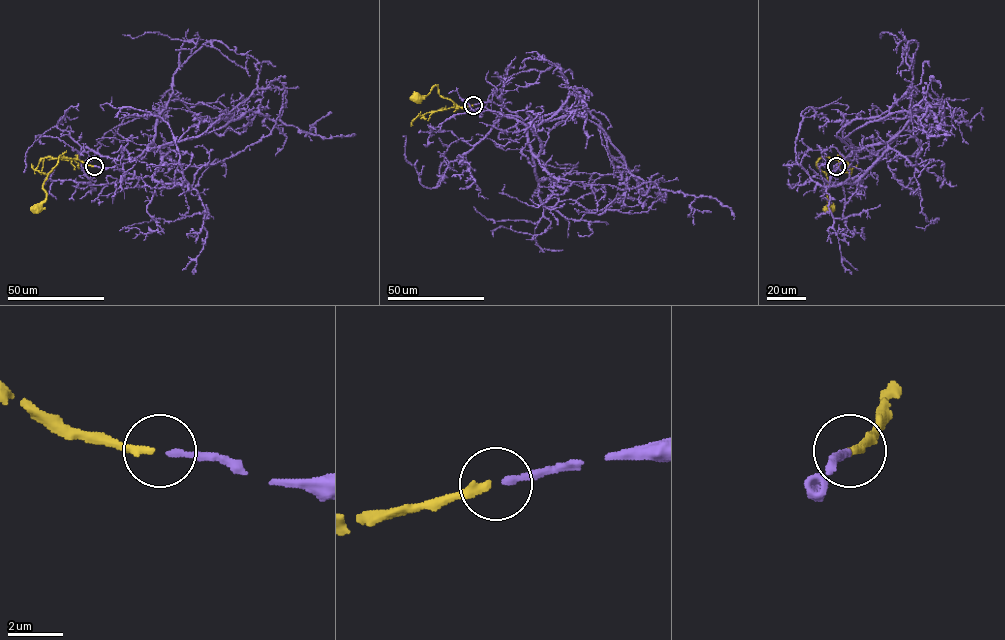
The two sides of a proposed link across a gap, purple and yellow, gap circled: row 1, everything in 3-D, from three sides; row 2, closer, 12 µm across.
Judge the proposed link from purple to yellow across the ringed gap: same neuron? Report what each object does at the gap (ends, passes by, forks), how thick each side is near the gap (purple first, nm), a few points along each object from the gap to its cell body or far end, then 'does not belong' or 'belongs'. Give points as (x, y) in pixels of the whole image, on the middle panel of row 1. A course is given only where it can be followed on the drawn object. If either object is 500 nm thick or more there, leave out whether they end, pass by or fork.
purple ends; yellow ends; calibres 240 and 320 nm; course purple (473, 105), (515, 112), (536, 156), (532, 129), (568, 96), (559, 64), (503, 79), (483, 114); course yellow (473, 105), (457, 106), (439, 95), (436, 85), (427, 94), (417, 98); belongs

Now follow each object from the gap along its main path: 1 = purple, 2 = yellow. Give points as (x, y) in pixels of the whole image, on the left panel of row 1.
1: (94, 166), (136, 159), (153, 143), (161, 166), (153, 178), (189, 186), (161, 117), (107, 103), (104, 110)
2: (93, 166), (59, 157), (43, 185), (46, 200), (38, 208)

